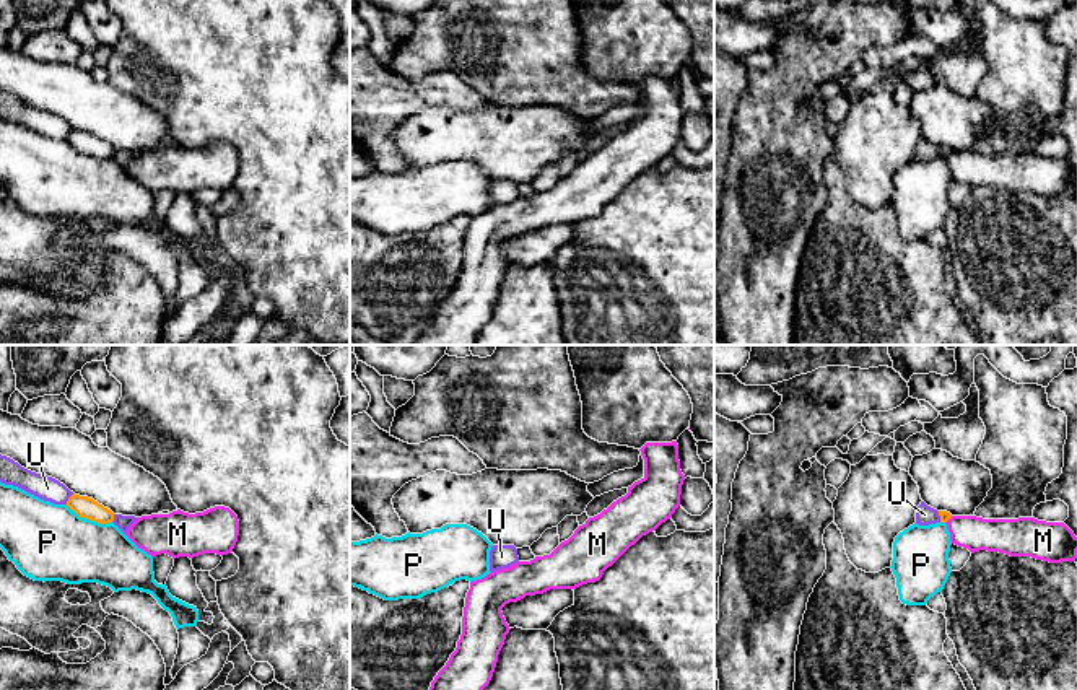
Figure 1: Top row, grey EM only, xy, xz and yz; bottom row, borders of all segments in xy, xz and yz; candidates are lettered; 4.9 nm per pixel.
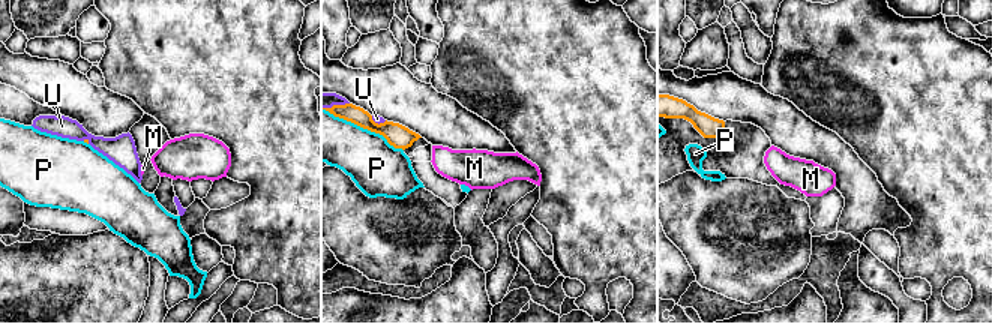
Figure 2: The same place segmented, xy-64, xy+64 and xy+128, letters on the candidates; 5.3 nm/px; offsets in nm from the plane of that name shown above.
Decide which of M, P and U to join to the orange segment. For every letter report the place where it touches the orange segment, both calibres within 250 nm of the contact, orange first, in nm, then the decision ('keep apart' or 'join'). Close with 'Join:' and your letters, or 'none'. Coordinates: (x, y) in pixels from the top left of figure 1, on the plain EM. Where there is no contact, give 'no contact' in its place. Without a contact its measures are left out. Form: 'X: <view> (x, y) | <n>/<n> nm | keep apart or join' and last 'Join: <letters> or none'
M: yz (949, 153) | 50/170 nm | keep apart
P: xy (88, 153) | 100/380 nm | keep apart
U: xy (69, 134) | 100/120 nm | keep apart
Join: none

